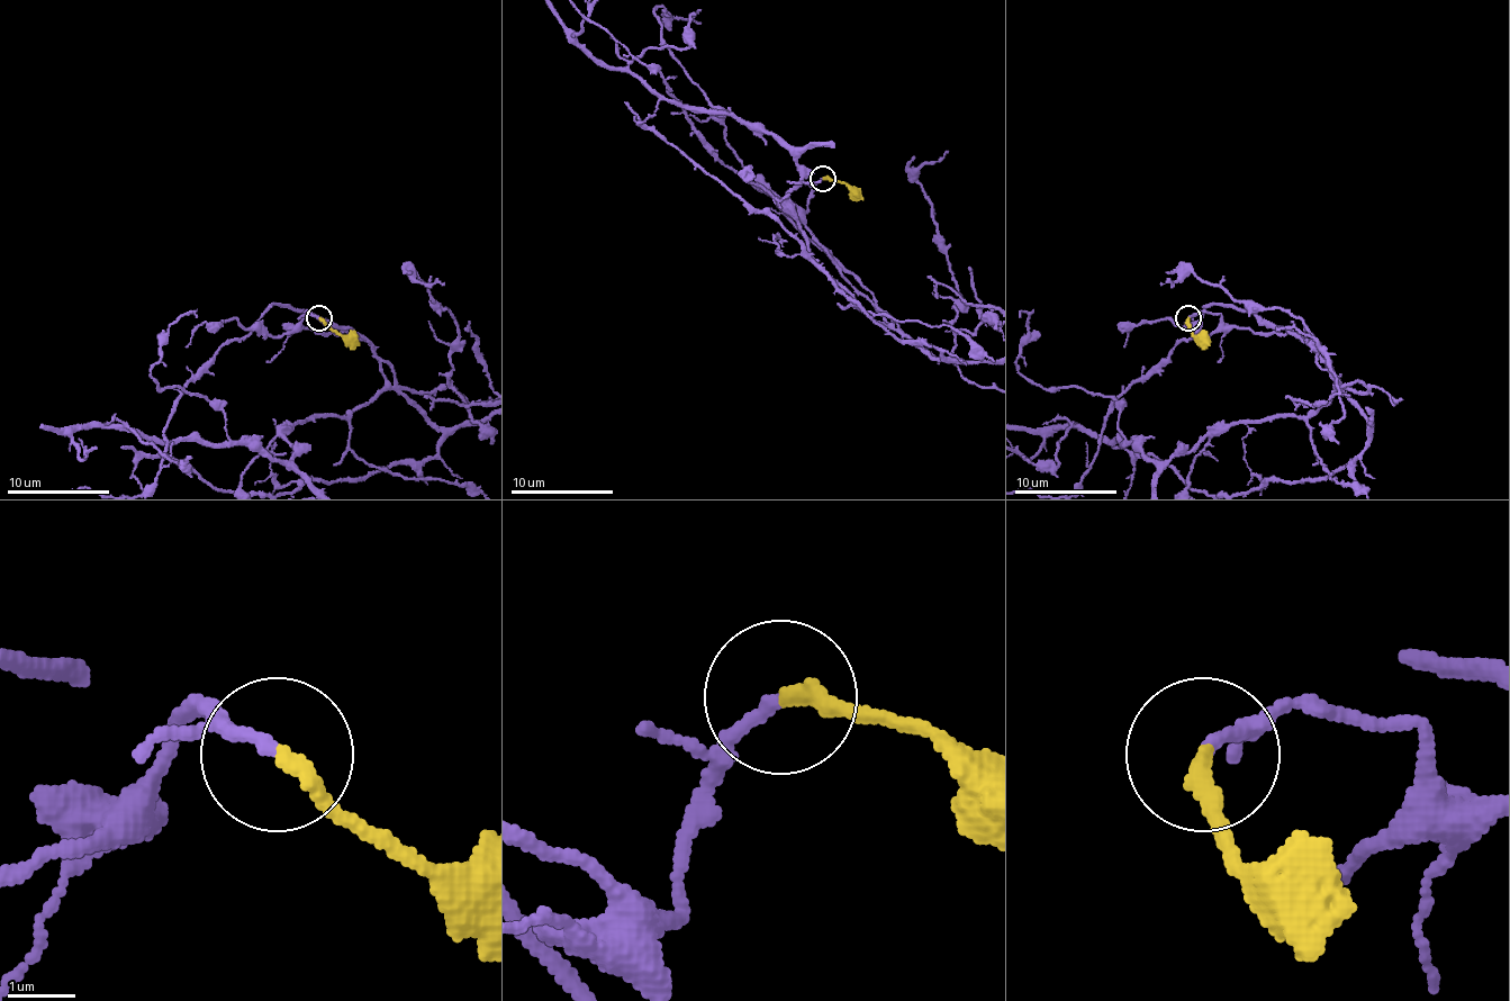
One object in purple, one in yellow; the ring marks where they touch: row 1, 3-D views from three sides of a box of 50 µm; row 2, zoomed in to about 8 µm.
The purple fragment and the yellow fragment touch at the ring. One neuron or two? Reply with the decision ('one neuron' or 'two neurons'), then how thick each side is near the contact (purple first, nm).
one neuron | 180/260 nm

